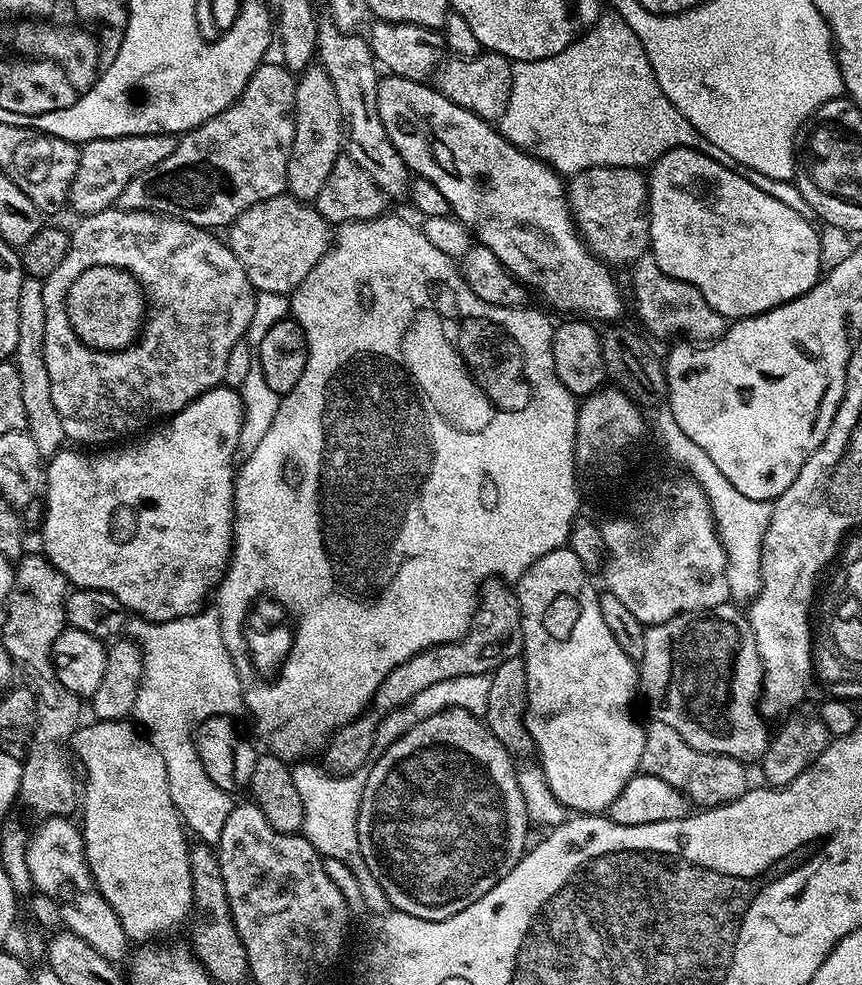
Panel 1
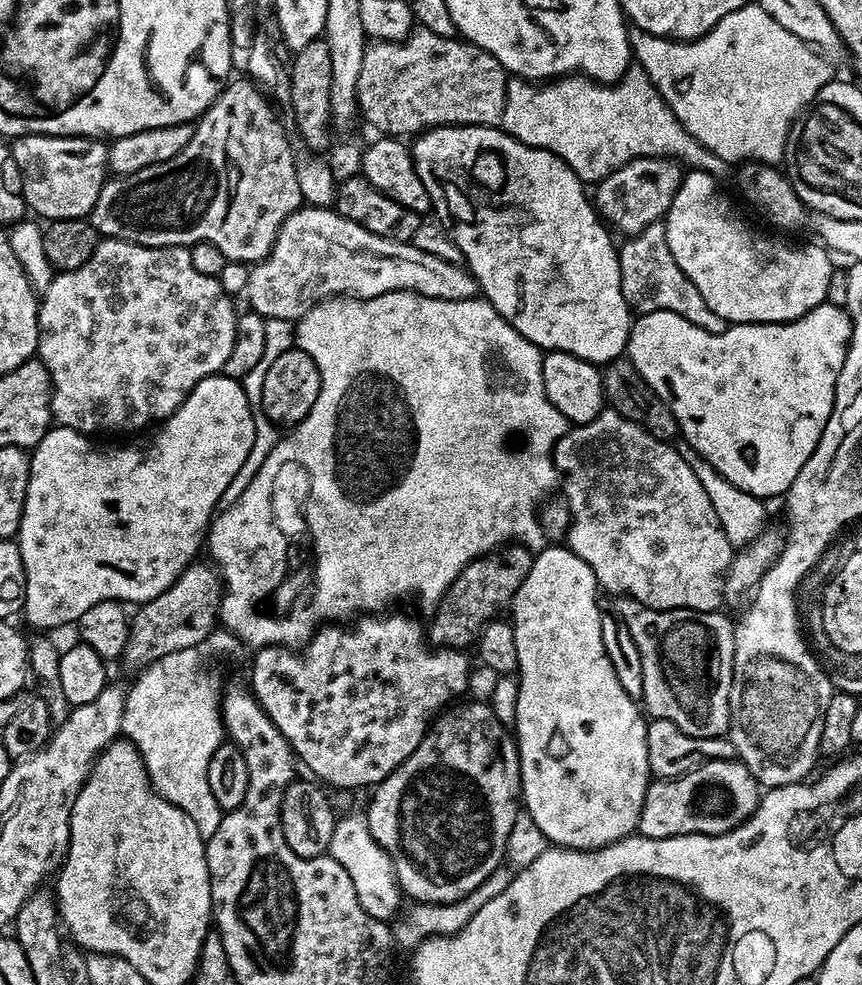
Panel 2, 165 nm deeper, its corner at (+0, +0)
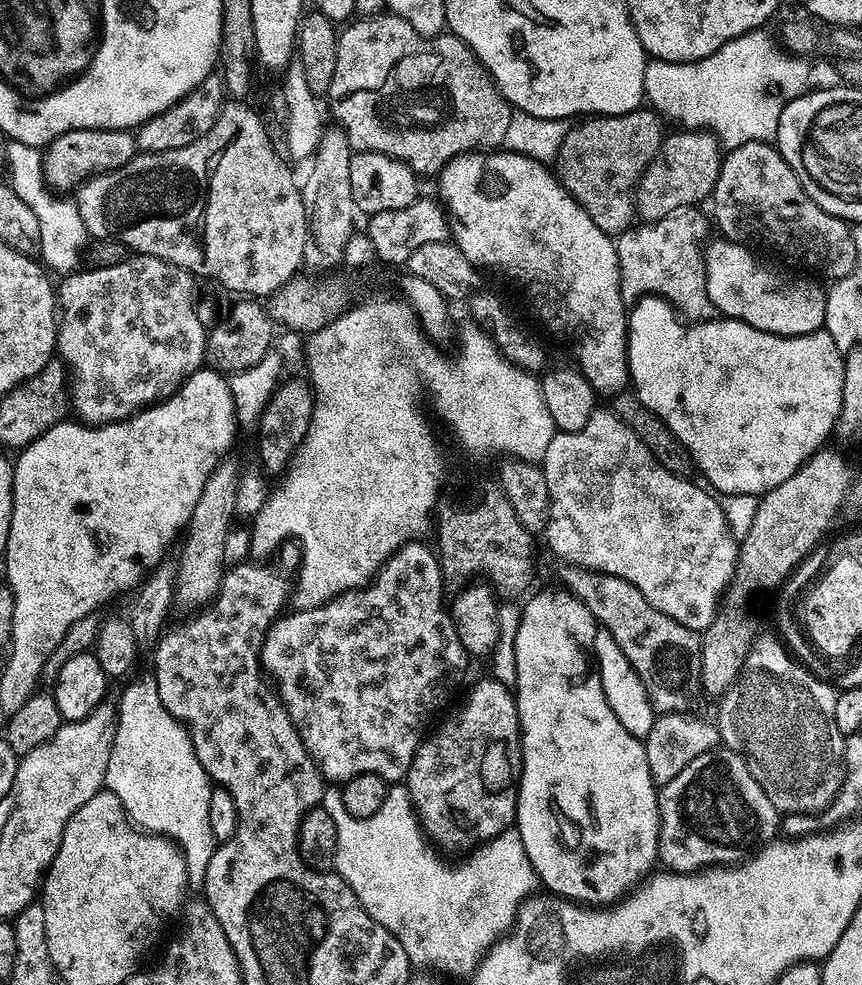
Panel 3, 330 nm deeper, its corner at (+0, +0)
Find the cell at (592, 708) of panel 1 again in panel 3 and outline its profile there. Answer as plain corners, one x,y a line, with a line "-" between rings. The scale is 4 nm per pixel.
559,587
544,588
541,592
533,591
523,601
525,604
522,604
520,613
520,625
516,635
518,678
516,679
514,695
518,718
520,719
522,767
518,781
514,827
520,832
522,846
534,866
539,883
548,887
545,889
562,898
569,898
574,902
587,902
592,906
606,906
623,897
637,881
652,870
650,869
652,863
654,865
657,863
660,847
658,785
650,778
650,766
646,766
646,750
644,749
643,739
630,734
626,730
626,726
622,726
622,722
618,722
618,714
614,714
614,710
610,710
610,702
606,702
600,671
596,669
596,658
592,655
592,647
594,646
594,638
598,627
597,622
582,600
577,598
567,587

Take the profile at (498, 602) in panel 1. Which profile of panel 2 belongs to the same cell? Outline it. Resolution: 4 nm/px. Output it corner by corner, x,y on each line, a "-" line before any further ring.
513,542
471,560
444,593
444,599
435,611
436,617
433,618
432,625
427,625
427,639
442,648
471,649
471,644
473,647
479,641
480,631
491,620
511,609
512,599
516,597
518,586
530,570
532,558
533,553
529,549

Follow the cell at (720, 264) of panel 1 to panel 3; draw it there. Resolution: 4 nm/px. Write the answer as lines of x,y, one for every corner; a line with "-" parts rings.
715,238
707,241
703,249
704,273
706,274
706,290
710,294
710,302
714,302
717,313
729,320
741,320
763,332
773,332
775,336
801,336
811,332
821,331
826,318
826,306
830,303
829,297
812,280
804,276
787,276
768,264
763,264
752,253
751,247
735,244
733,240

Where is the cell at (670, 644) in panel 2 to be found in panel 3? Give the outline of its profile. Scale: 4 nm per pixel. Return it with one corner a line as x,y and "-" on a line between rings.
579,566
567,570
569,572
565,574
563,583
584,602
597,625
614,634
614,640
618,646
622,646
622,654
630,658
630,666
638,678
642,678
642,686
646,686
646,694
657,713
687,713
696,695
702,692
701,633
682,626
682,622
650,606
644,595
622,578

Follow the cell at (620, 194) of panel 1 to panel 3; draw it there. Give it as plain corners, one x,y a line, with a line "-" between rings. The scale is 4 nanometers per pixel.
676,130
673,136
672,133
665,135
659,155
649,162
636,183
634,212
644,222
661,220
666,214
674,214
674,210
699,205
699,200
707,201
718,182
722,145
711,132

